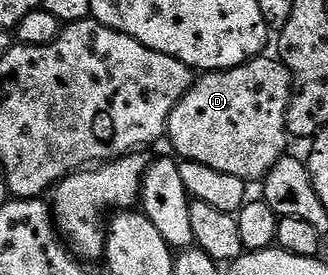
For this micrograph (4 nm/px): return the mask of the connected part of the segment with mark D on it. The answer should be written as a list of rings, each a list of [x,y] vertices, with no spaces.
[[[258,57],[226,71],[210,71],[194,82],[190,91],[175,105],[169,118],[167,143],[170,143],[182,160],[219,169],[246,181],[264,180],[269,170],[286,154],[285,114],[293,98],[293,74],[280,58]]]

